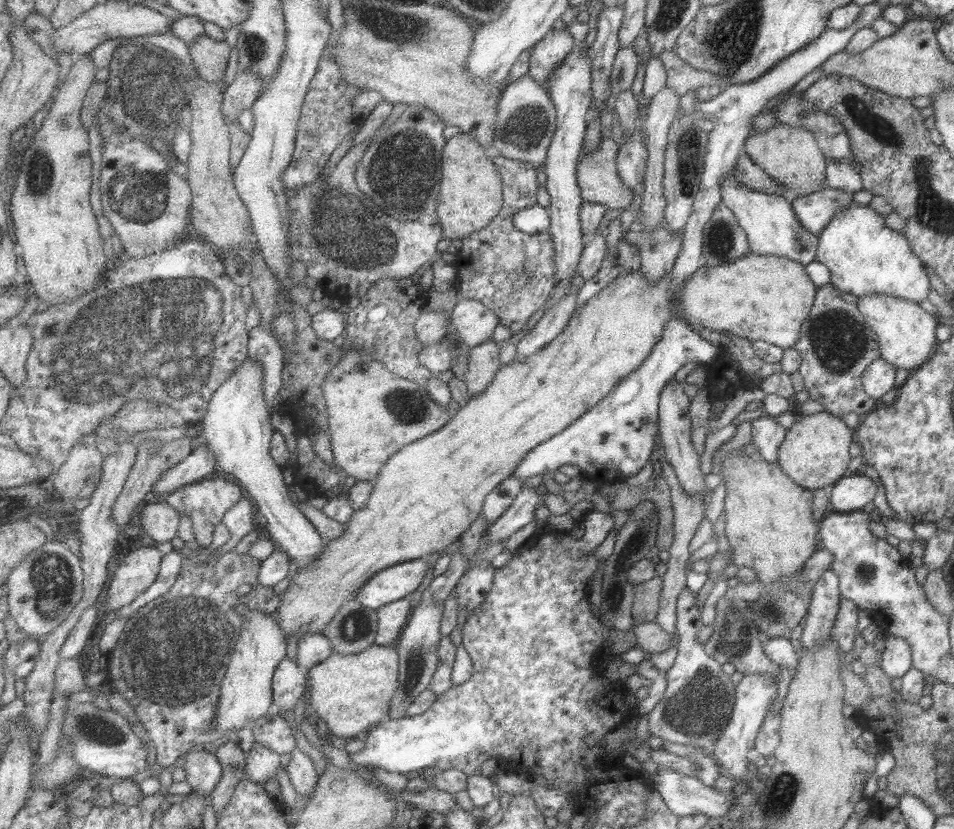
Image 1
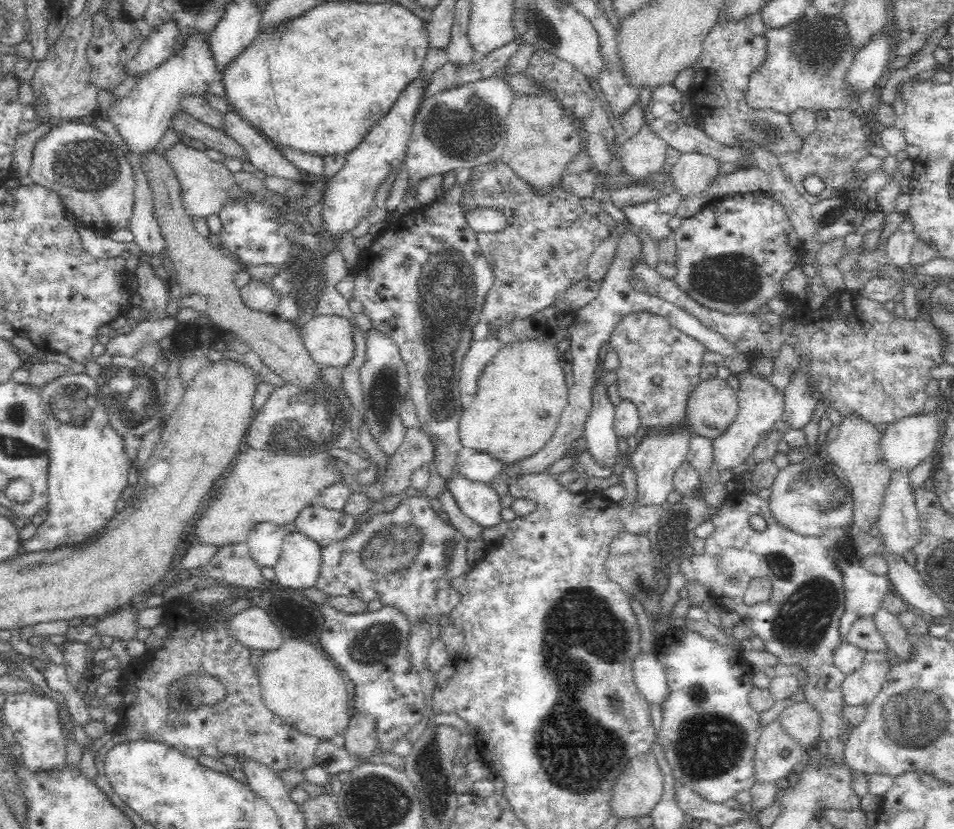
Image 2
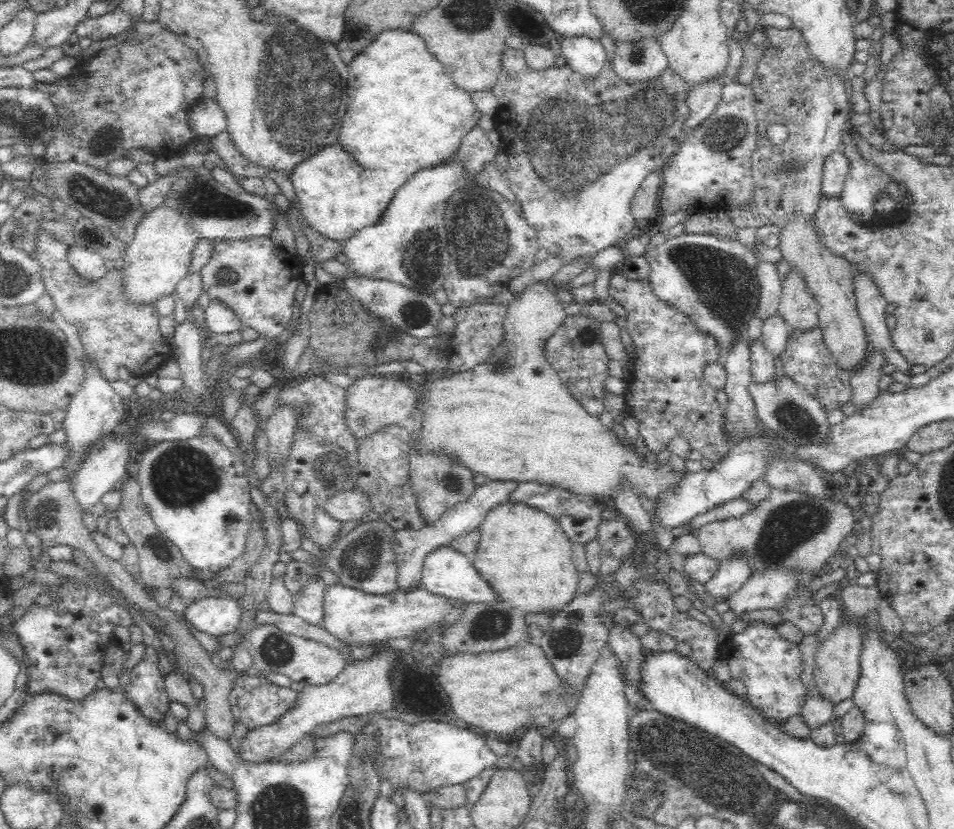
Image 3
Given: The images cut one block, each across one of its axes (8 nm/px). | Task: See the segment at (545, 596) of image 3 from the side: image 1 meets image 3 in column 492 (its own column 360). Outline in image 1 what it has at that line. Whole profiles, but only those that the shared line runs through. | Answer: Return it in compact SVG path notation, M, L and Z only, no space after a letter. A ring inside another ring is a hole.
M751 251L736 258L734 261L726 262L722 265L709 266L705 262L705 264L698 266L693 271L693 274L690 274L688 279L678 288L678 294L672 293L672 288L670 287L671 277L672 272L667 271L660 279L651 283L639 272L639 268L626 275L617 275L614 280L611 280L611 282L607 284L607 286L604 286L599 290L595 296L589 298L584 305L576 308L567 328L561 335L557 336L551 344L547 344L545 348L541 348L541 350L539 350L537 354L531 356L531 358L514 358L511 362L503 365L497 373L495 380L485 389L485 392L468 399L458 410L457 414L453 416L441 430L438 430L437 433L430 434L425 438L421 438L421 440L412 442L411 444L404 446L398 453L395 453L390 460L387 461L383 470L381 470L374 480L375 485L371 498L365 503L365 506L356 510L353 513L353 516L346 522L344 535L335 540L330 540L327 550L323 550L323 554L319 554L319 562L315 562L315 566L311 566L311 570L303 570L303 572L298 570L286 591L281 594L281 606L276 618L279 620L279 625L283 627L283 633L287 636L296 635L299 640L311 634L322 634L327 627L329 627L331 621L335 619L335 616L339 611L342 610L342 606L345 605L345 602L357 599L357 595L359 595L359 591L363 589L363 586L366 586L367 582L371 581L371 578L374 578L379 572L386 570L391 566L396 566L408 561L421 558L434 558L437 555L443 554L443 550L445 550L449 544L459 541L461 534L463 534L465 530L471 528L471 522L475 522L475 520L481 516L484 511L486 498L497 489L503 481L514 476L514 472L531 450L536 446L539 446L542 442L553 438L556 434L561 434L568 426L577 422L592 406L601 402L611 390L614 389L614 386L618 384L619 380L626 377L629 373L633 373L634 370L642 364L642 361L645 361L650 357L651 350L655 347L655 343L658 342L665 323L672 314L680 316L680 318L697 333L699 333L702 328L707 328L707 330L713 330L713 332L735 334L741 338L748 339L749 341L760 340L777 346L778 348L785 349L794 347L795 342L797 342L796 340L799 336L801 323L808 318L808 312L811 310L812 302L817 290L816 286L810 281L808 275L805 274L802 263L789 260L785 257L778 257L773 254L753 254Z

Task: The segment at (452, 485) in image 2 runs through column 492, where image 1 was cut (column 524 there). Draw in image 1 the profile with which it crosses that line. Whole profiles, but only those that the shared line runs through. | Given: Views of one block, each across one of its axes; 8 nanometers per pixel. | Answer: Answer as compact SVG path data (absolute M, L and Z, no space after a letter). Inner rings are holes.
M525 487L510 508L503 513L503 516L490 526L490 530L486 532L489 545L511 538L523 526L536 520L533 512L535 512L537 504L543 504L544 501L544 495L541 497L536 488Z

